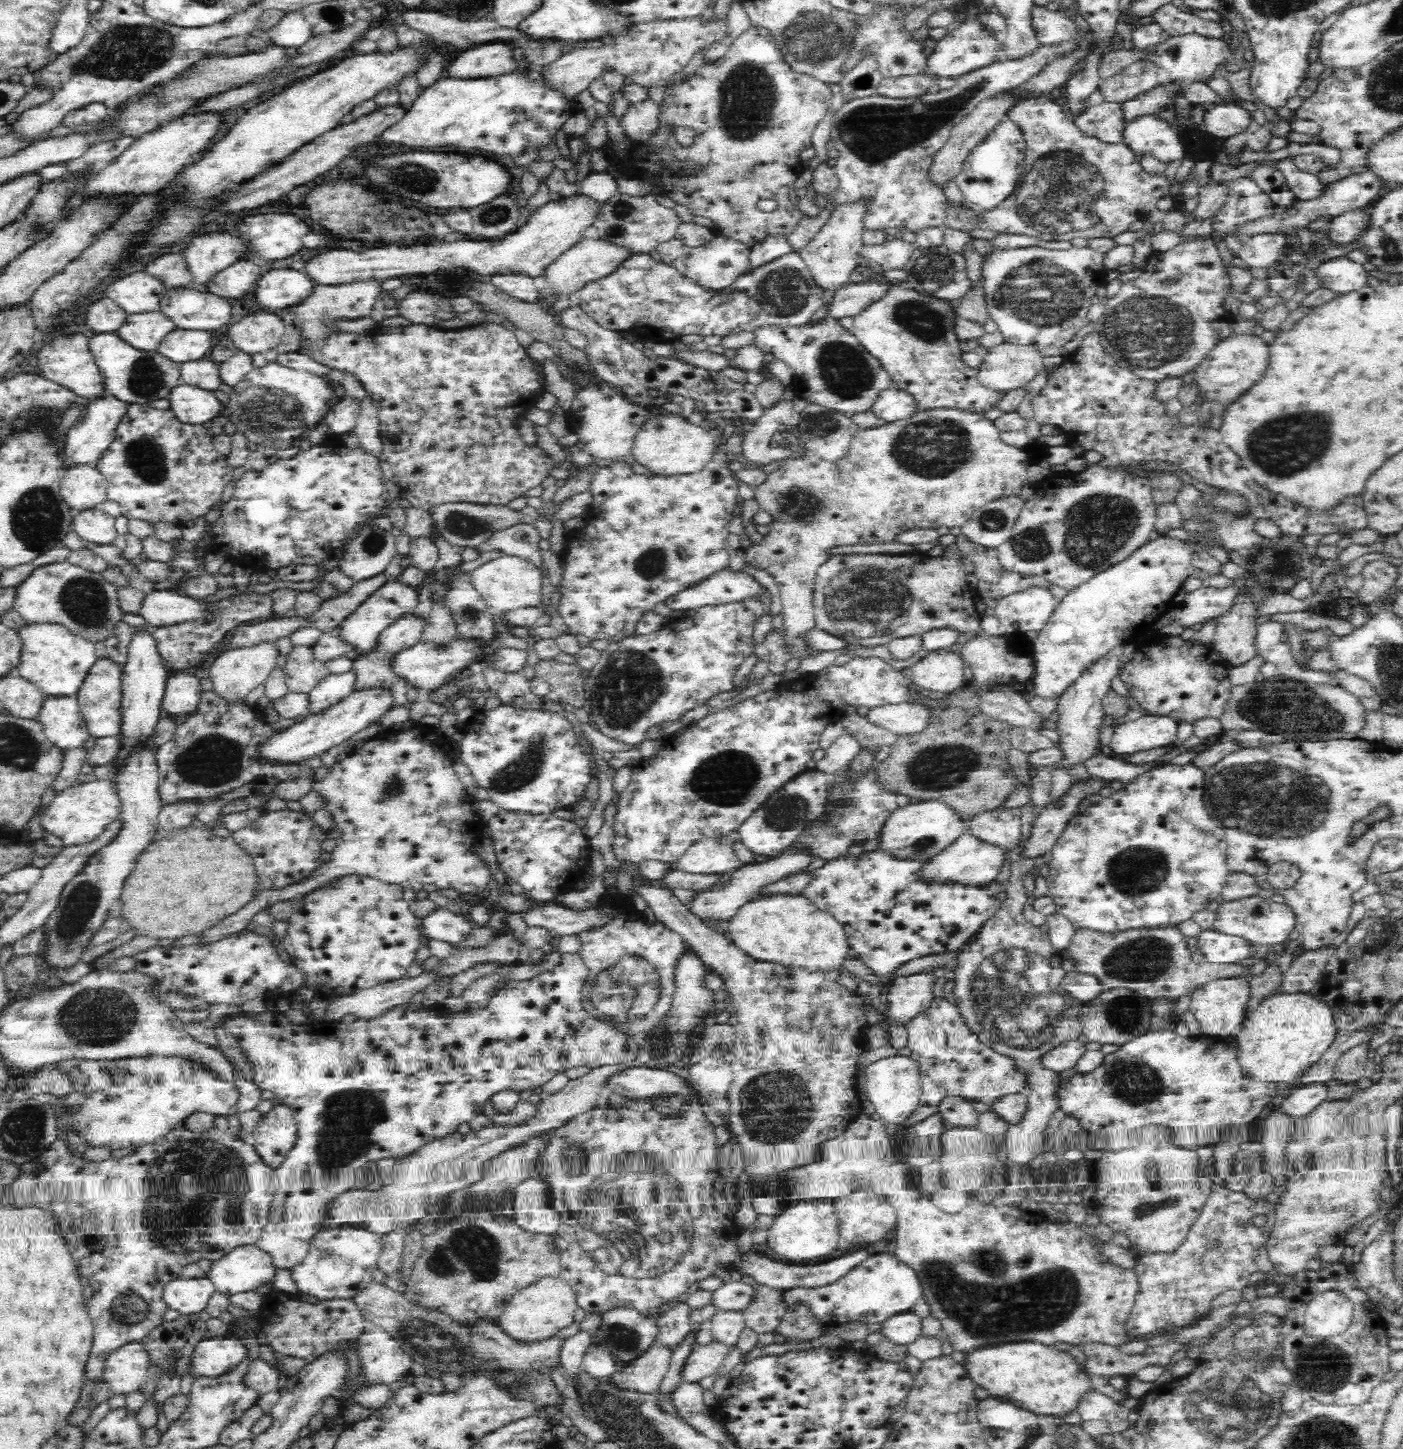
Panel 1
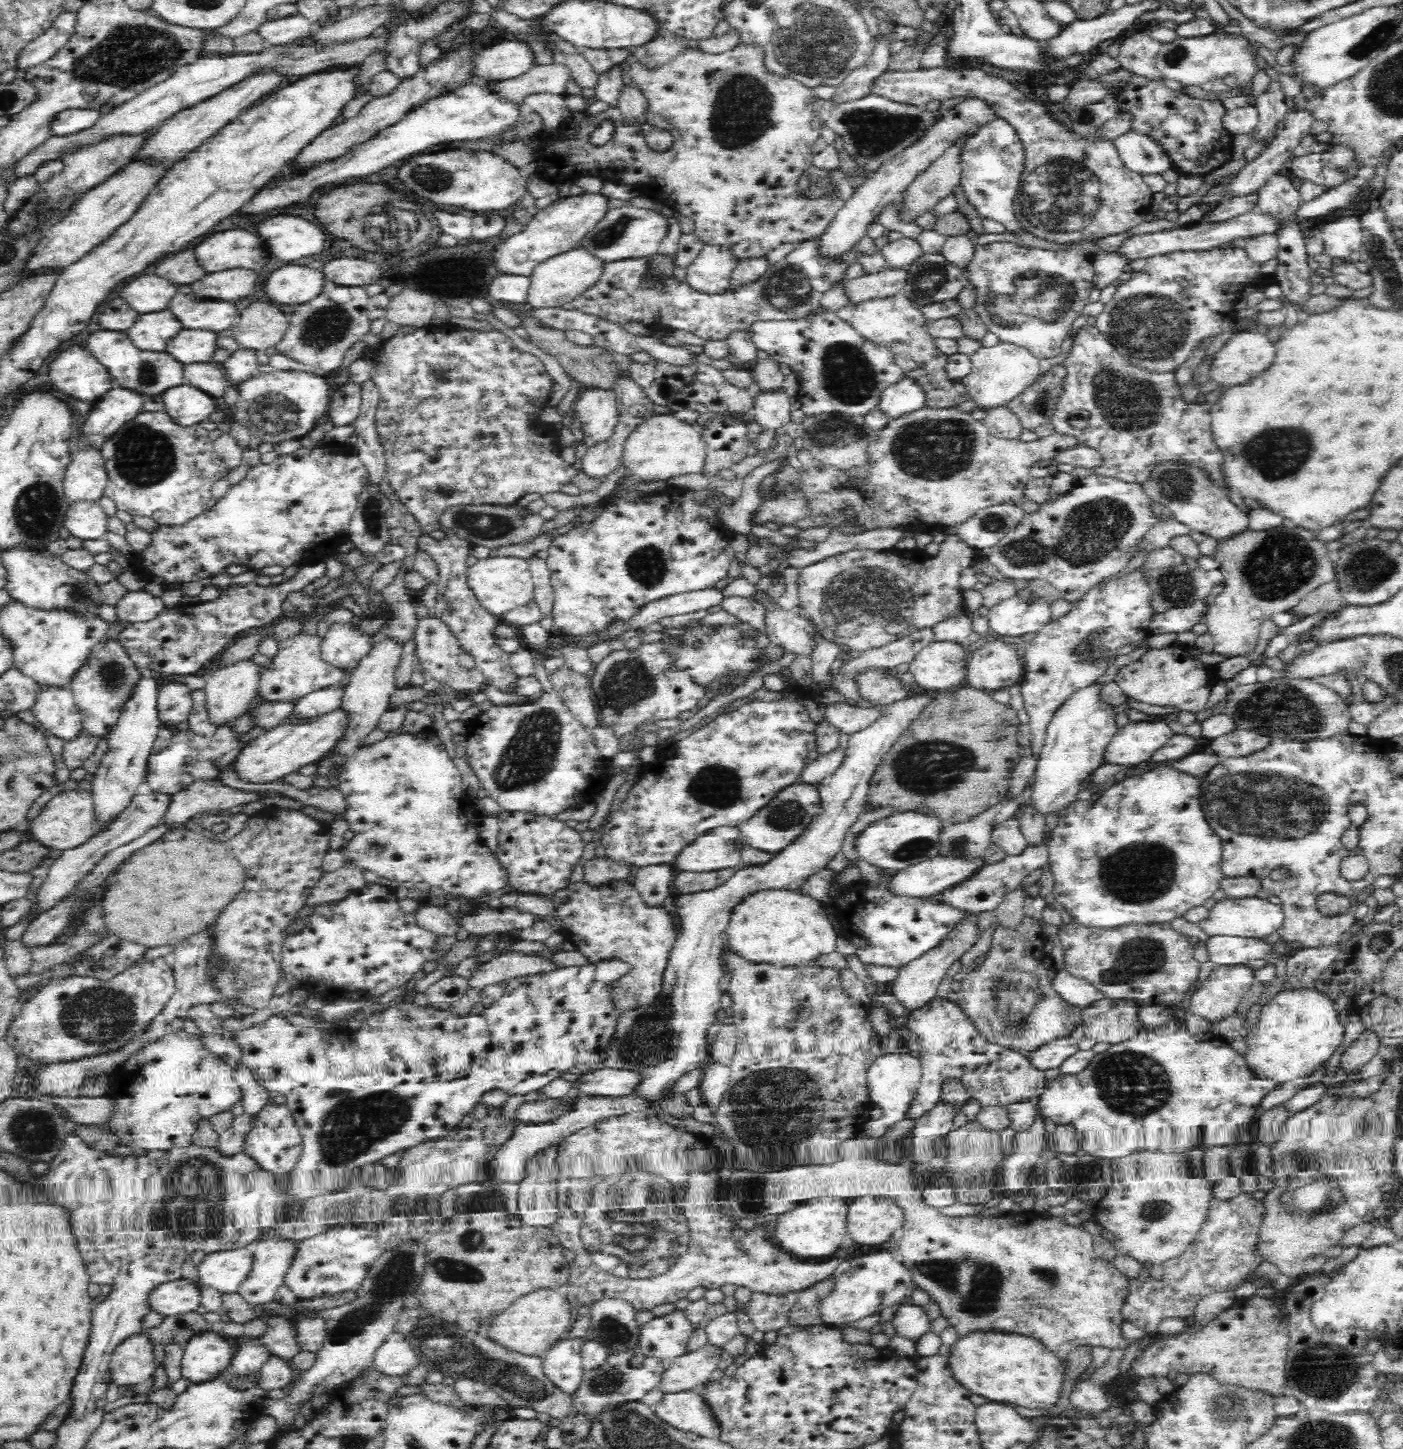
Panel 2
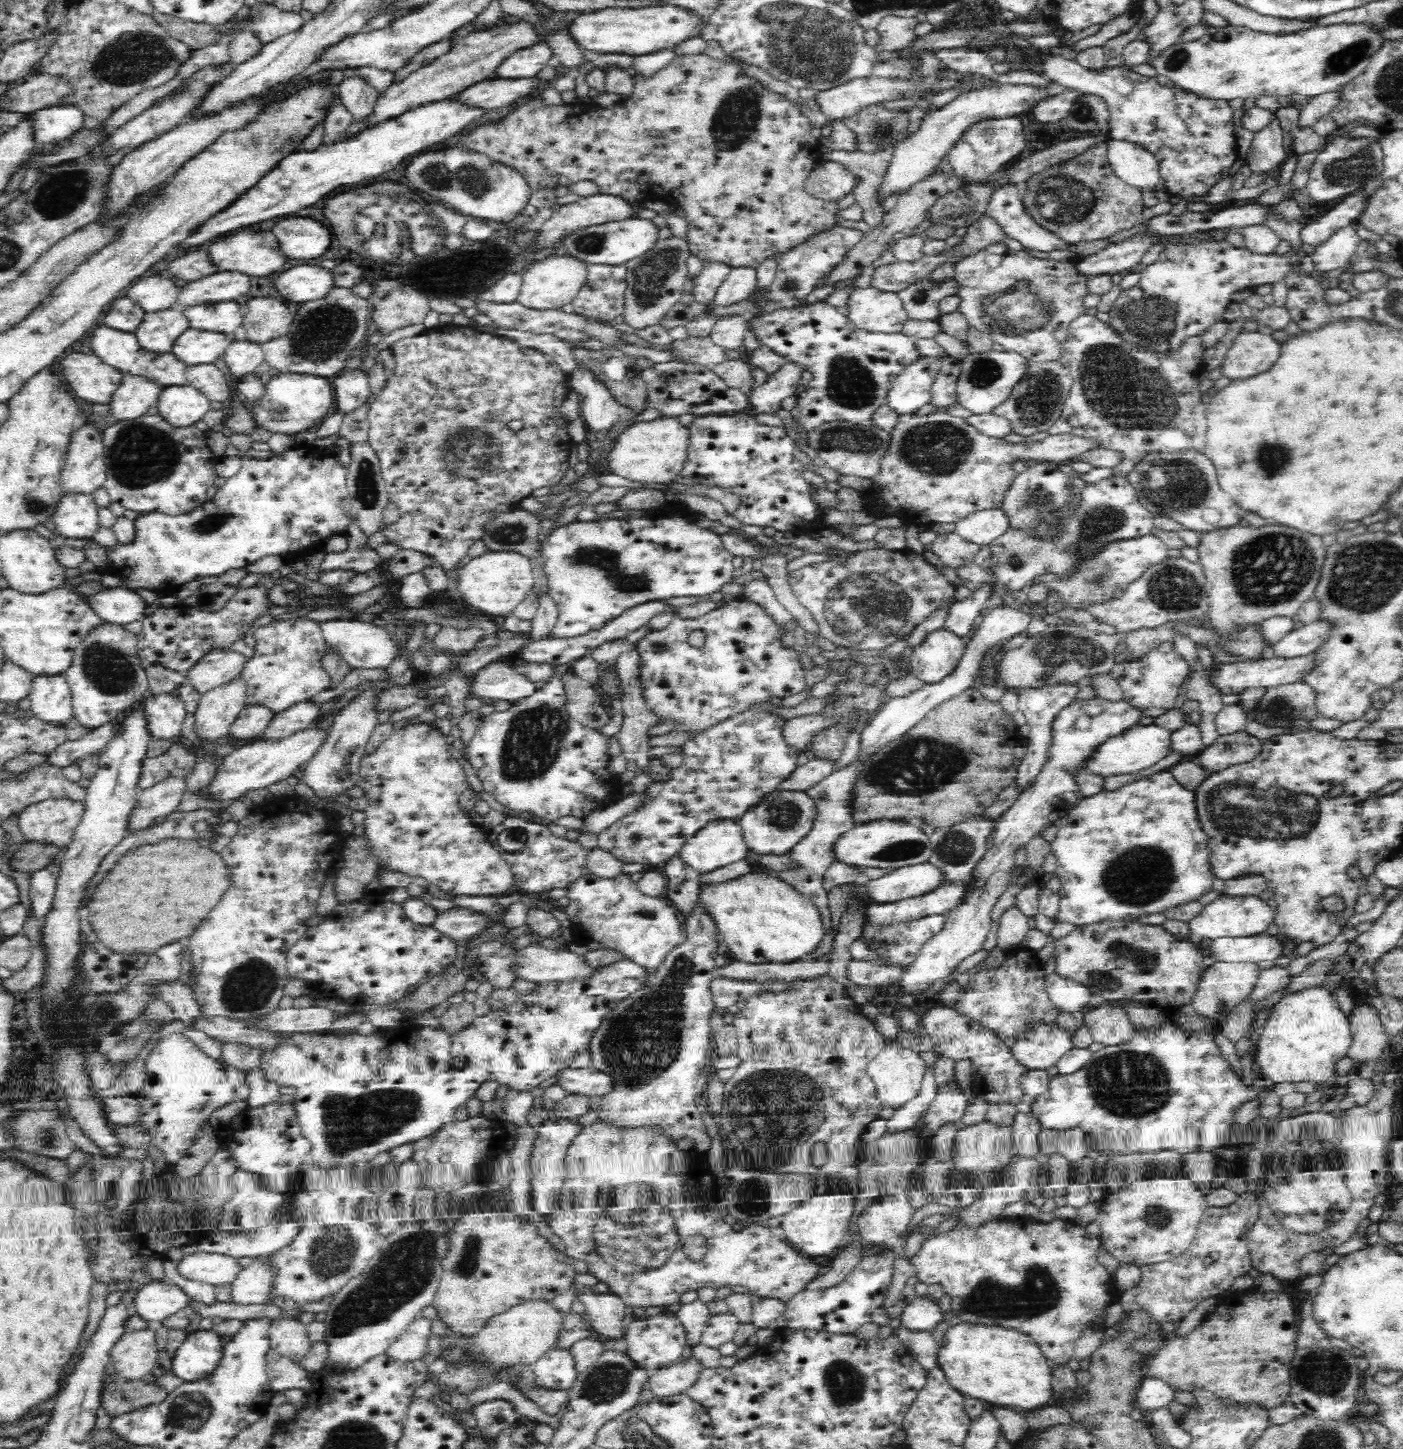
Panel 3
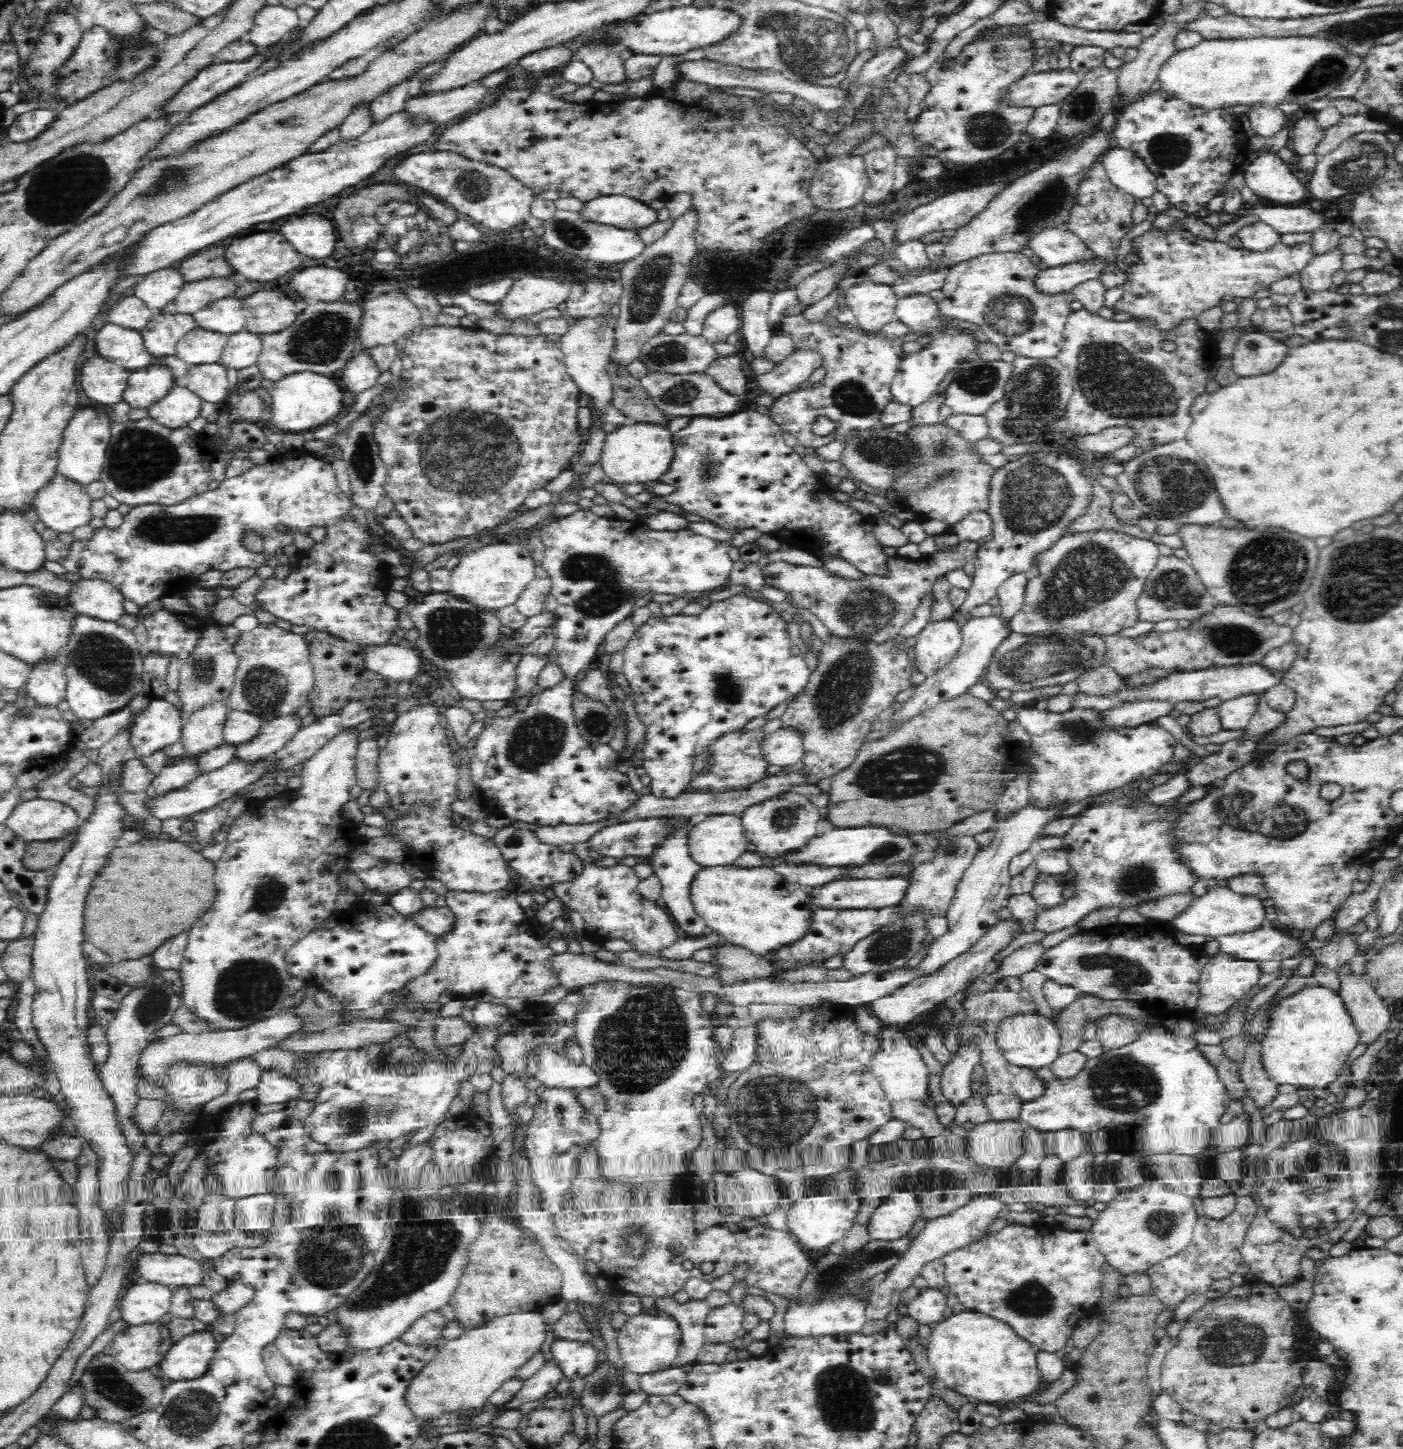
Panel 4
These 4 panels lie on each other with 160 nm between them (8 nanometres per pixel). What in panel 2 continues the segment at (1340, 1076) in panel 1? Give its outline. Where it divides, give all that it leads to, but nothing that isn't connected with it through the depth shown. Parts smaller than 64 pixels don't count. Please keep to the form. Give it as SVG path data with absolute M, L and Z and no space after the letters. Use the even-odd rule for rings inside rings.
M1365 1029L1358 1040L1354 1040L1342 1054L1339 1066L1349 1074L1358 1073L1376 1054L1380 1046L1380 1037Z

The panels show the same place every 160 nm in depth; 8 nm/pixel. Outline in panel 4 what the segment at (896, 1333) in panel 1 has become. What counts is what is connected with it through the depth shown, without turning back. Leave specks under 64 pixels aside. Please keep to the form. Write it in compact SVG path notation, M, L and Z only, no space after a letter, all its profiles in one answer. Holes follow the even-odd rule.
M922 1289L918 1296L907 1305L907 1316L916 1321L920 1326L928 1326L932 1322L940 1322L944 1319L943 1312L947 1307L946 1296L938 1291Z

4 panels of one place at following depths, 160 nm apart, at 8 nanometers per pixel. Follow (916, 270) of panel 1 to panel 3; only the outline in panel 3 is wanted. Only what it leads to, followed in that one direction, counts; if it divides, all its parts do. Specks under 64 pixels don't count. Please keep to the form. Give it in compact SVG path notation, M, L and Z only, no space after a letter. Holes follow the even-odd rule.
M928 275L897 293L910 319L938 321L941 317L938 313L940 300L958 294L958 281L954 277L932 279L932 275Z

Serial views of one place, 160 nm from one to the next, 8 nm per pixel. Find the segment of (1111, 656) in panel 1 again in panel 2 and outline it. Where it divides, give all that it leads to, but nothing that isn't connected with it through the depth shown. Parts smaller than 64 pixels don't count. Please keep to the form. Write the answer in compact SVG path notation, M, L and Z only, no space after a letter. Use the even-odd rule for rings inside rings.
M1102 684L1076 690L1050 720L1032 779L1033 800L1040 813L1060 812L1078 800L1080 784L1106 763L1104 752L1118 730L1117 714L1103 701L1101 693Z

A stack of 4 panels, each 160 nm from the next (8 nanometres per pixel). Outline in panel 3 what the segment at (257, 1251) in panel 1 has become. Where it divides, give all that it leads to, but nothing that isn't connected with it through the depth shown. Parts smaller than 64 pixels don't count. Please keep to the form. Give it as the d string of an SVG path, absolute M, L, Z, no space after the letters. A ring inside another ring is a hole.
M196 1251L185 1254L177 1262L177 1270L181 1276L194 1282L205 1283L212 1287L232 1285L243 1270L240 1259L228 1254Z

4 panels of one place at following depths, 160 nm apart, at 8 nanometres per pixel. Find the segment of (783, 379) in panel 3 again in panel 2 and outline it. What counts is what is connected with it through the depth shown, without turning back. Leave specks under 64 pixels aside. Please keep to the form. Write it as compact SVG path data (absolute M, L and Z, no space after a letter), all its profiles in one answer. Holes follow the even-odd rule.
M780 388L776 392L762 394L758 392L754 396L754 418L762 426L762 430L777 430L790 422L792 406L788 395Z

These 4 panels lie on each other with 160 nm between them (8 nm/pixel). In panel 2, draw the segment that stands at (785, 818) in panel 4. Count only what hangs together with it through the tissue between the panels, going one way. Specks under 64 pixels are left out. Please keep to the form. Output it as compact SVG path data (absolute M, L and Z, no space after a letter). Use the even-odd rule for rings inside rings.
M798 780L785 787L767 806L738 826L742 842L761 851L780 852L800 836L820 810L821 799L816 785Z

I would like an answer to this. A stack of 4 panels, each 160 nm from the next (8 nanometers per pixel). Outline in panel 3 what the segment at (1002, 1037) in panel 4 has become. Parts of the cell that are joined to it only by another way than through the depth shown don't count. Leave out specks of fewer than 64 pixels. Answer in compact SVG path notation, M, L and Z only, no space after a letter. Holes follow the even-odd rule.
M1040 1024L1011 1047L1016 1059L1028 1069L1048 1070L1073 1047L1072 1034L1058 1024Z

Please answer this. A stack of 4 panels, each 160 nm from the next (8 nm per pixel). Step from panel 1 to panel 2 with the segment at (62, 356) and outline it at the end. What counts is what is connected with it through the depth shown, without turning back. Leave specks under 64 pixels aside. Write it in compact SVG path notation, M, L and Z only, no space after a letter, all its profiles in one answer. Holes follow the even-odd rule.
M72 344L66 350L58 350L48 364L48 370L52 384L60 392L91 404L114 386L105 366L78 344Z

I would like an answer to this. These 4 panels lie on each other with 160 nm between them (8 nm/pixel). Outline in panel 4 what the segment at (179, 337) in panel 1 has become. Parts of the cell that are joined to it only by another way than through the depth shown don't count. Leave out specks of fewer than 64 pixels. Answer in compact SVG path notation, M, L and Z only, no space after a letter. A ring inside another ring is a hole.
M194 328L178 341L175 357L182 359L189 367L202 364L214 364L219 362L219 358L224 352L229 336L226 334L214 333L211 331Z

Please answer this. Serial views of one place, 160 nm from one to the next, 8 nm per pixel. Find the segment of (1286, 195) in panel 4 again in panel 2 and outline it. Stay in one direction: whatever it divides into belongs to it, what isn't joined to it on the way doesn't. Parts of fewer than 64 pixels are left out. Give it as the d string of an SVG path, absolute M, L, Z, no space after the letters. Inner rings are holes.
M1270 77L1270 82L1262 94L1255 98L1259 123L1251 134L1254 141L1269 137L1276 131L1276 125L1282 121L1284 115L1289 111L1286 105L1286 94L1282 90L1282 84L1276 78Z

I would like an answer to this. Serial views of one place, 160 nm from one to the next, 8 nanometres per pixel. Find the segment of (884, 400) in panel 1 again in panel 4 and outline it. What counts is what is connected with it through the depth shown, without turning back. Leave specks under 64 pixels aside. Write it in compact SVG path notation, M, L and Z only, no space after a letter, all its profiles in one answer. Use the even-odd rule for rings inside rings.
M954 328L937 331L932 336L930 345L923 346L923 349L916 354L909 354L904 357L898 366L898 372L891 382L891 395L894 402L902 406L910 406L912 409L920 406L935 394L938 384L952 369L964 360L975 356L975 339L970 337L968 331Z

